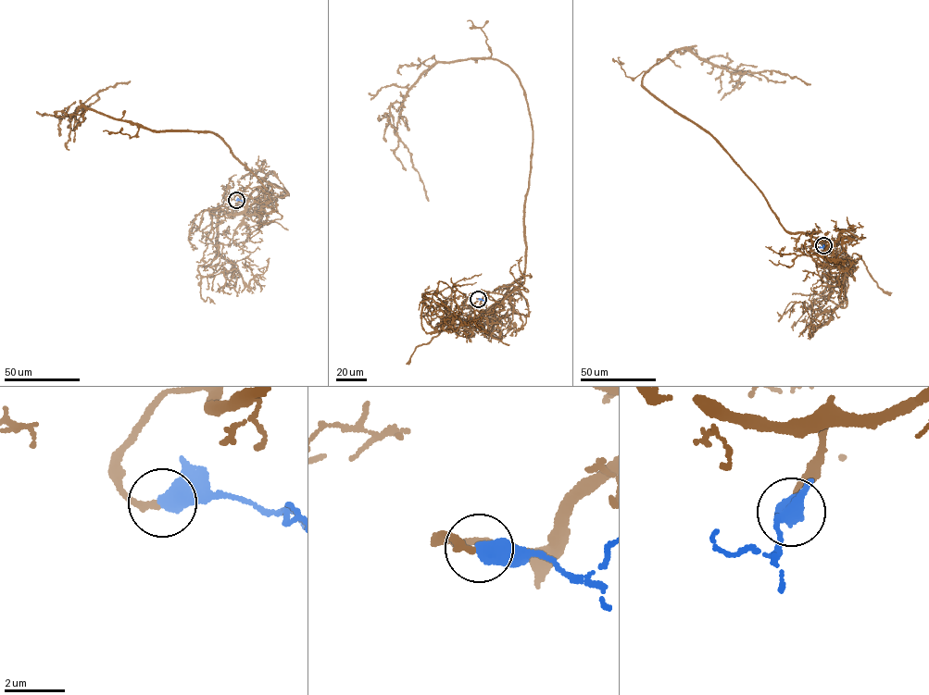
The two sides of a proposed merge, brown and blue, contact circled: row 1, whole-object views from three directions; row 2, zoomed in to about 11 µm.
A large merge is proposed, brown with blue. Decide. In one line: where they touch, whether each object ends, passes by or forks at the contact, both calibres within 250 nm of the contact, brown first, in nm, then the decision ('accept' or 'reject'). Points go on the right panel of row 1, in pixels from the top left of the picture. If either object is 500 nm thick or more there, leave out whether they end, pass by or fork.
at (823, 245); 240 nm thick on the brown side, 600 nm on the other; accept

